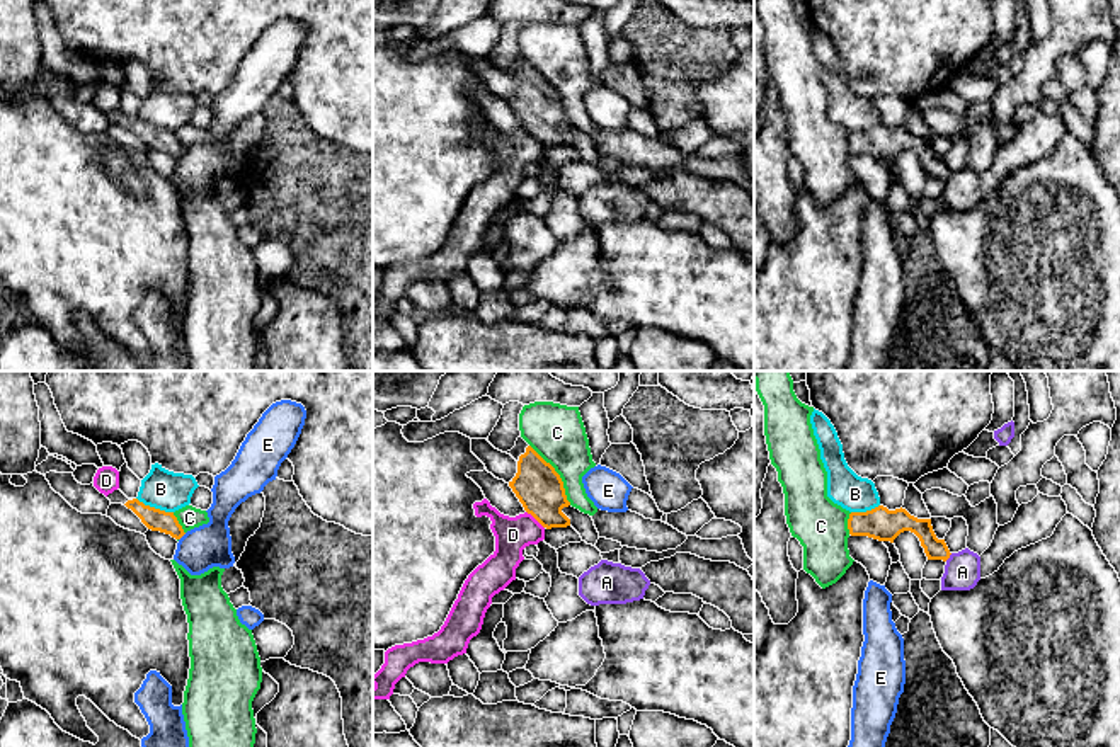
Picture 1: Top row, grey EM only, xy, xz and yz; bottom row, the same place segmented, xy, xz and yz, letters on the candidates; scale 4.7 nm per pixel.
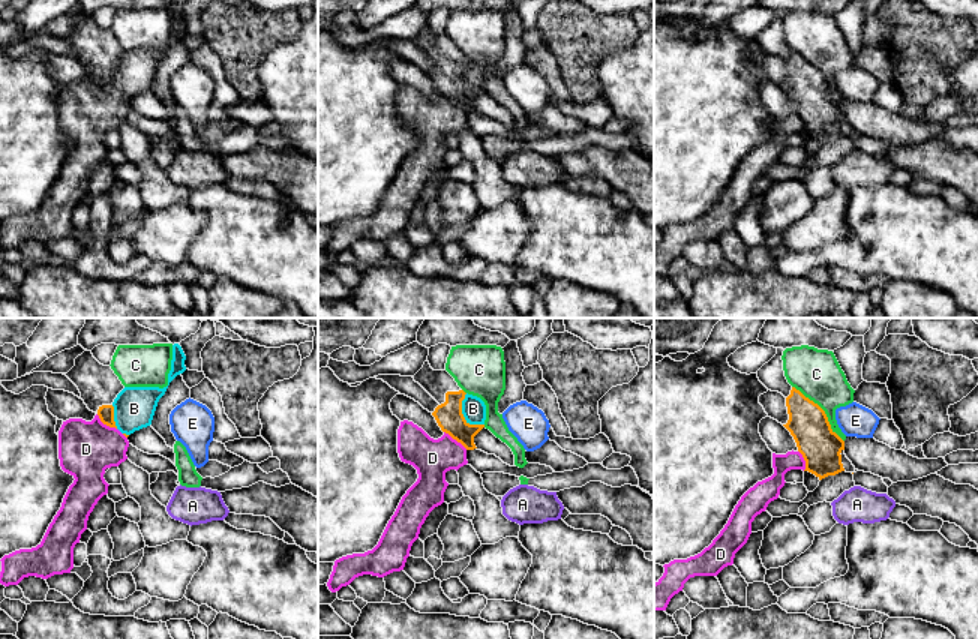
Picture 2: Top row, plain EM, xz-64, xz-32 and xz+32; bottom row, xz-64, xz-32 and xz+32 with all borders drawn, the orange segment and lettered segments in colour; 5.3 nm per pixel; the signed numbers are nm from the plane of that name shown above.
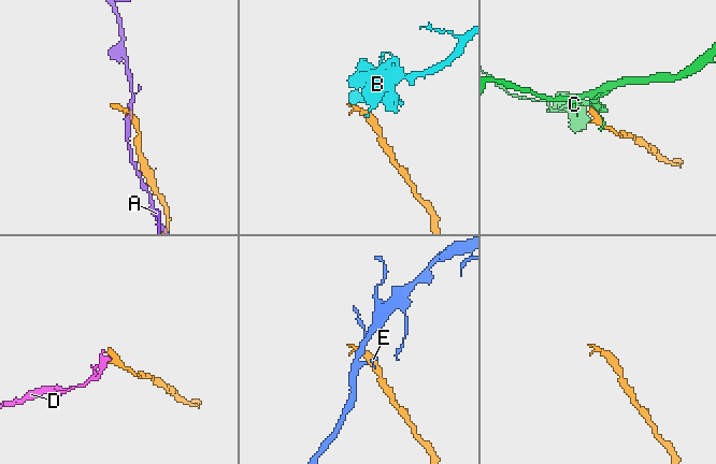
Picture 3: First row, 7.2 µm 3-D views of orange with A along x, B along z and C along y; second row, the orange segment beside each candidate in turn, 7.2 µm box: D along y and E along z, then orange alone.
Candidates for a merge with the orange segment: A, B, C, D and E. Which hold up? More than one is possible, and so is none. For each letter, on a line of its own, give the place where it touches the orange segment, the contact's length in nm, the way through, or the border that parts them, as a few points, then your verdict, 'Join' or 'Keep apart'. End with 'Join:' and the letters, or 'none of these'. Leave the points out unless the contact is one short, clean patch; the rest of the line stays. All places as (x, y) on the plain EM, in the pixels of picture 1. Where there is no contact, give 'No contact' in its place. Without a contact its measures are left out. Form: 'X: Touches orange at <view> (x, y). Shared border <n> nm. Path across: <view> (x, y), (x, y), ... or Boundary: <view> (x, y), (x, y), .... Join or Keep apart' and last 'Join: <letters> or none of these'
A: Touches orange at yz (948, 176). Shared border 50 nm. Keep apart
B: Touches orange at xy (154, 126). Shared border 190 nm. Boundary: xy (137, 116), (145, 123), (172, 131). Keep apart
C: Touches orange at xz (559, 94). Shared border 340 nm. Boundary: xz (530, 63), (559, 94), (565, 118), (571, 123). Keep apart
D: Touches orange at xz (535, 136). Shared border 120 nm. Boundary: xz (526, 130), (543, 147). Keep apart
E: Touches orange at xy (182, 153). Shared border 50 nm. Boundary: xy (186, 152), (179, 159). Keep apart
Join: none of these

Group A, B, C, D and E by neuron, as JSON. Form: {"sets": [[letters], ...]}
{"sets": [["A"], ["B", "D"], ["C"], ["E"]]}

